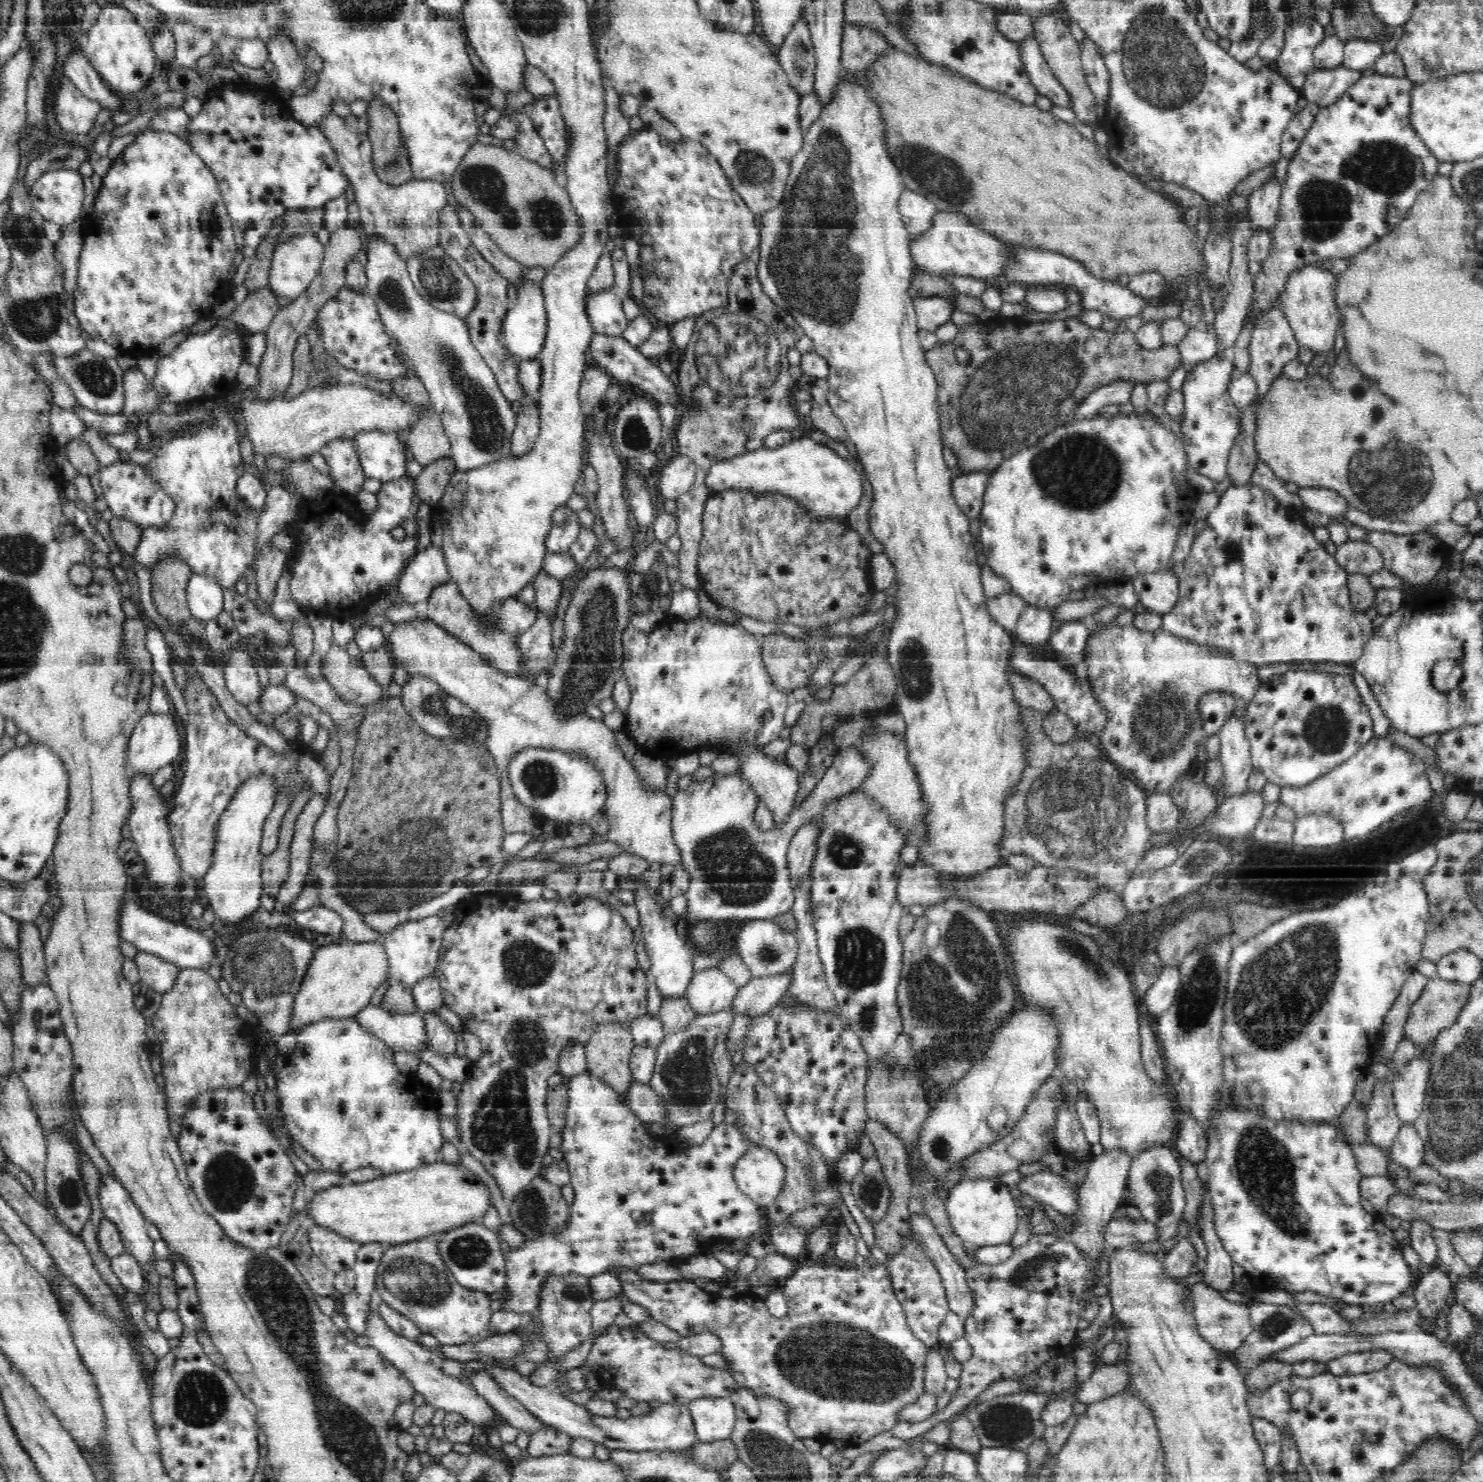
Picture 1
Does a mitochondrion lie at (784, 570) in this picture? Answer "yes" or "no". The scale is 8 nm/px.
no

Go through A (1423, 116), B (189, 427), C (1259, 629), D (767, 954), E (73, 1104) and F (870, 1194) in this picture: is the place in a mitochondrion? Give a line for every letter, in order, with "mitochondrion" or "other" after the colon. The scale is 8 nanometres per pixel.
A: other
B: other
C: other
D: mitochondrion
E: other
F: mitochondrion

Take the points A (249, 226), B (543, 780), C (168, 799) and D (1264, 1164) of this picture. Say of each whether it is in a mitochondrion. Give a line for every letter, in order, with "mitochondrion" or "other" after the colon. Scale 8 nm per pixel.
A: other
B: mitochondrion
C: other
D: mitochondrion

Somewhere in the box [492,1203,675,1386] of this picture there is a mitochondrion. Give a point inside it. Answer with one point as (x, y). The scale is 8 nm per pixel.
(573, 1293)

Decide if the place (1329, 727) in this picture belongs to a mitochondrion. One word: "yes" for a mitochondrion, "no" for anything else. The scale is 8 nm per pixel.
yes

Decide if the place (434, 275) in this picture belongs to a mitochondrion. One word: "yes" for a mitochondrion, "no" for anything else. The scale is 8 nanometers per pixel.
yes

